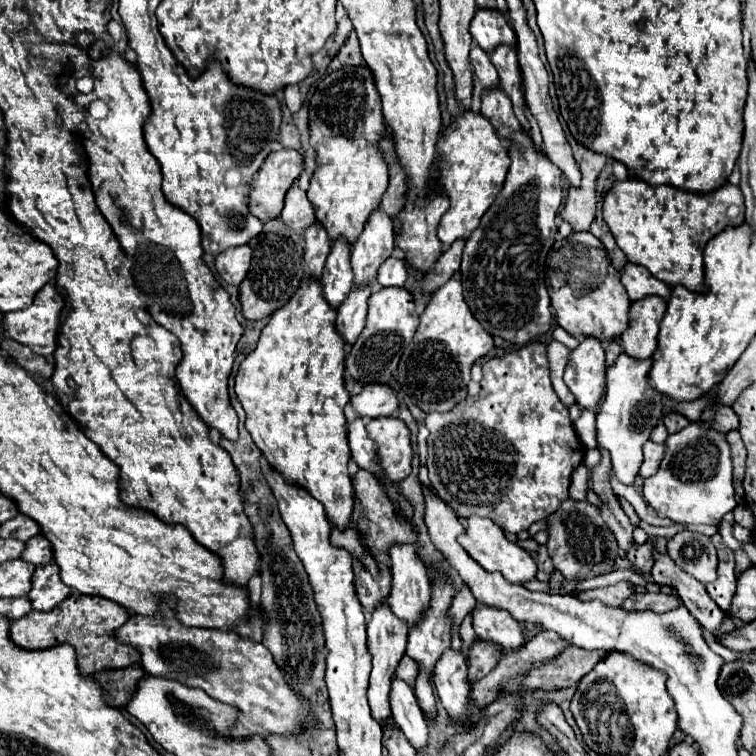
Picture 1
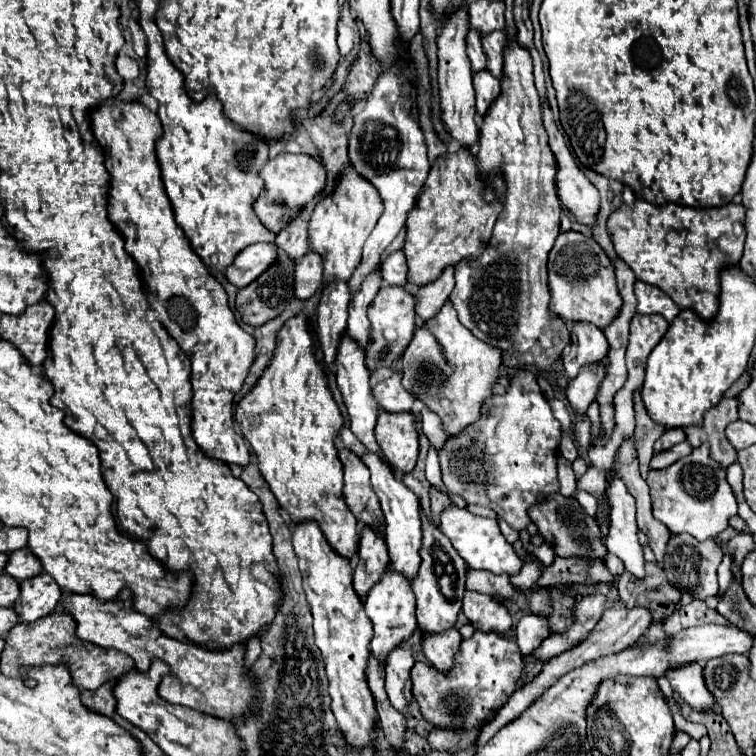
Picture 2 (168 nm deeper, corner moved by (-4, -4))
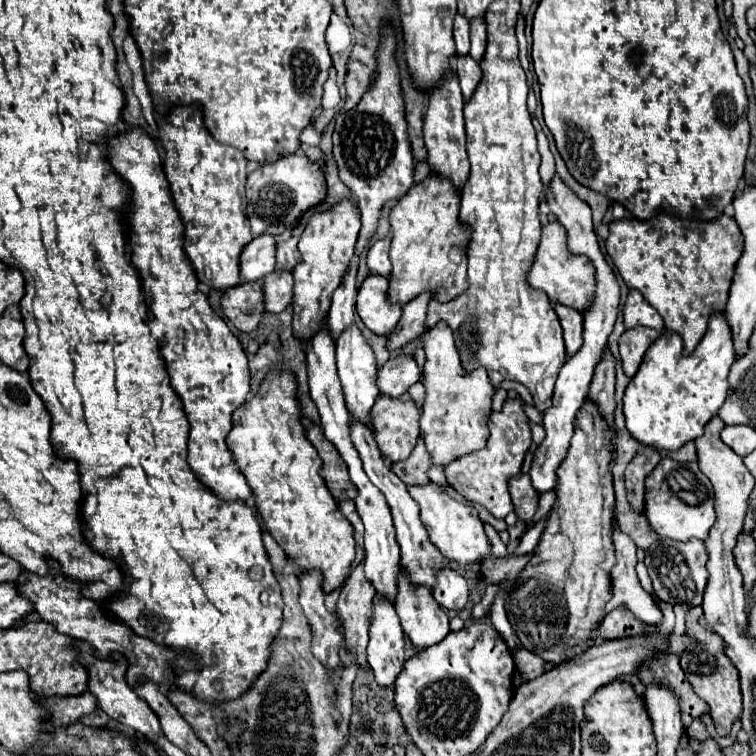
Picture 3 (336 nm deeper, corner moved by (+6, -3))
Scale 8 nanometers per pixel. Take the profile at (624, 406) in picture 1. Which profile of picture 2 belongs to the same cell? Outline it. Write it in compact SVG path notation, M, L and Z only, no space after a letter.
M612 473L612 481L606 491L610 499L610 533L604 541L608 553L614 553L622 559L626 573L636 579L642 579L644 573L644 553L638 543L638 525L636 525L636 507L634 497L628 493L626 485Z

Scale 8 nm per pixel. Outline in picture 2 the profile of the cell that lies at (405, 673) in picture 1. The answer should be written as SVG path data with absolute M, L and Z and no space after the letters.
M474 633L470 639L462 639L460 649L458 649L458 657L454 659L454 669L450 669L450 673L442 673L442 671L438 671L438 669L434 669L432 665L426 665L426 663L416 663L416 665L412 667L412 697L414 697L416 703L420 705L422 717L424 717L428 723L432 723L434 727L442 727L442 729L450 729L450 731L472 731L472 729L476 729L476 731L480 733L482 727L484 727L484 723L486 723L492 715L496 715L496 711L510 699L510 695L514 693L514 685L516 685L520 673L522 673L522 655L520 655L520 649L518 649L514 637L510 637L510 635L502 637L500 633Z

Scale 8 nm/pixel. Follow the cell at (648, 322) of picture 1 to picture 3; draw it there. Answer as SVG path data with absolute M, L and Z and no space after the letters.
M644 326L624 330L624 334L620 336L620 358L622 358L624 374L628 378L632 378L638 372L644 352L658 336L660 336L660 332L656 332L652 328L644 328Z

